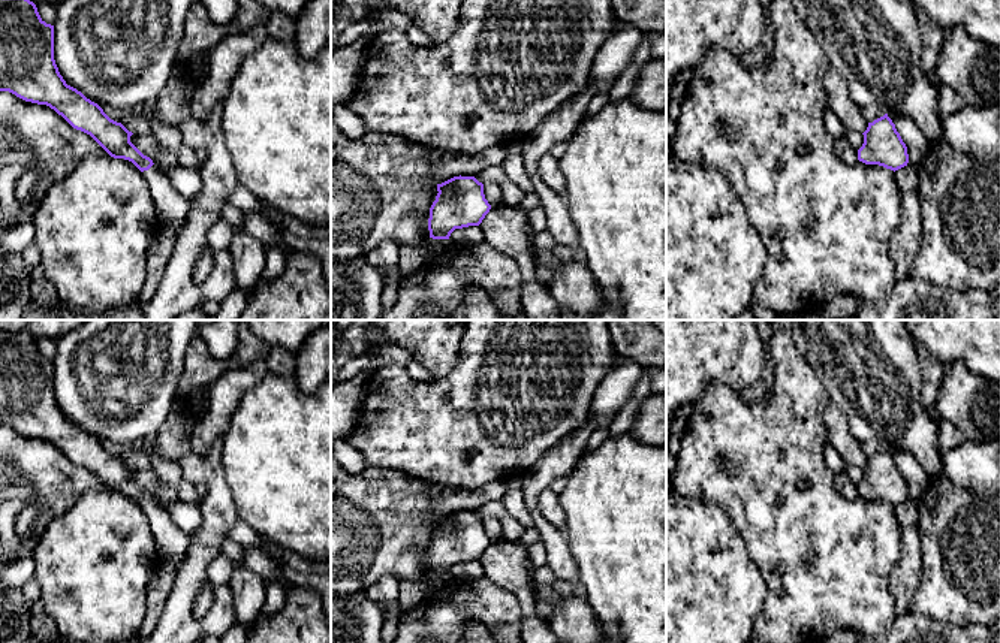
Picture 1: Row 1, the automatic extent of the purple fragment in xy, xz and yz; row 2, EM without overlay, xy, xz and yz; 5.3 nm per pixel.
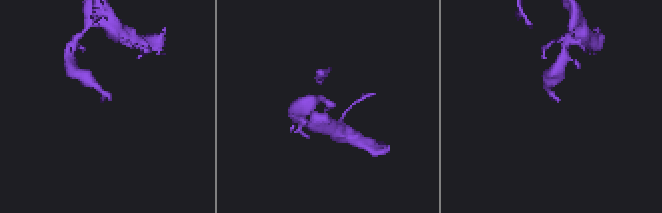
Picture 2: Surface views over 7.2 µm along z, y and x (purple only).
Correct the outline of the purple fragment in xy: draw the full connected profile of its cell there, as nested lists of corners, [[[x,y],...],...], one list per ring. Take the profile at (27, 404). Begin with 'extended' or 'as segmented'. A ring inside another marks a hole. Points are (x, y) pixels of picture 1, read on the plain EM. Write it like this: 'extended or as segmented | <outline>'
extended | [[[0,330],[0,426],[49,441],[73,464],[90,470],[111,492],[132,496],[150,520],[160,565],[177,571],[190,549],[190,535],[130,477],[132,467],[66,419],[54,395],[54,360],[46,359],[25,332]]]

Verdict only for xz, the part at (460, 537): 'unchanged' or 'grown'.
unchanged

